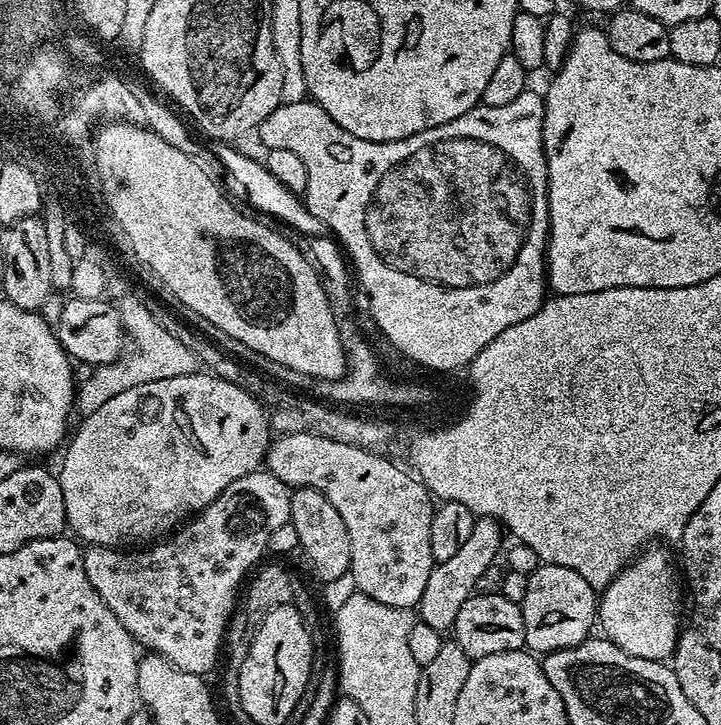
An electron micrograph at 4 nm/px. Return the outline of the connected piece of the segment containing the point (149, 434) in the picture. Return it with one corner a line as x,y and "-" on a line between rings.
199,370
185,377
162,378
160,381
143,382
140,386
125,390
122,394
110,398
105,405
94,413
83,417
78,430
73,431
58,471
58,479
62,486
62,498
66,507
67,527
69,531
83,543
97,547
144,546
149,542
159,541
180,527
189,518
202,511
207,504
214,502
230,482
242,478
246,474
257,471
265,463
270,443
268,424
269,409
255,395
239,388
234,382
224,381
207,371

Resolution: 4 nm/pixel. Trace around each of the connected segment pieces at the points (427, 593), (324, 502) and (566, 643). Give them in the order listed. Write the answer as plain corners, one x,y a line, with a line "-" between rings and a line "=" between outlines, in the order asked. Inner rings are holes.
477,518
474,522
474,530
470,530
470,538
466,538
462,550
446,558
446,562
433,567
418,605
418,620
423,627
433,628
444,634
454,626
458,618
458,610
462,610
462,602
466,602
475,593
475,583
478,578
485,573
488,566
497,563
500,532
502,536
502,525
499,520
=
297,488
292,492
290,502
290,523
298,530
299,551
304,552
308,564
320,582
349,575
352,566
350,550
350,533
346,530
346,522
342,522
342,514
334,510
330,498
326,498
313,488
=
541,563
536,567
540,568
528,572
526,598
519,604
526,622
527,651
547,654
578,646
593,635
598,620
597,589
592,588
582,574
574,574
574,570
566,566

